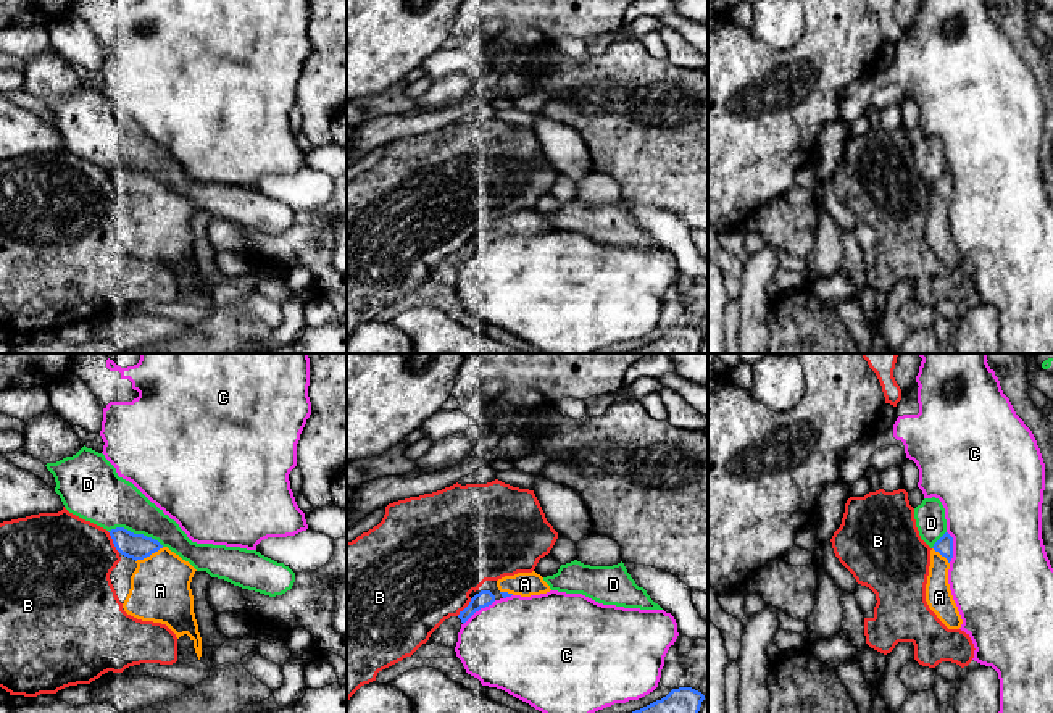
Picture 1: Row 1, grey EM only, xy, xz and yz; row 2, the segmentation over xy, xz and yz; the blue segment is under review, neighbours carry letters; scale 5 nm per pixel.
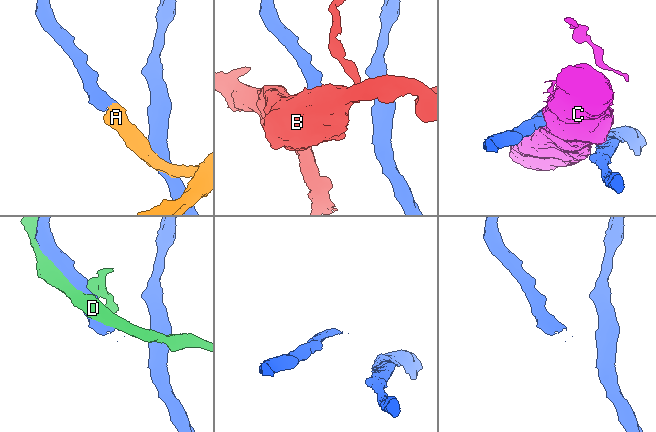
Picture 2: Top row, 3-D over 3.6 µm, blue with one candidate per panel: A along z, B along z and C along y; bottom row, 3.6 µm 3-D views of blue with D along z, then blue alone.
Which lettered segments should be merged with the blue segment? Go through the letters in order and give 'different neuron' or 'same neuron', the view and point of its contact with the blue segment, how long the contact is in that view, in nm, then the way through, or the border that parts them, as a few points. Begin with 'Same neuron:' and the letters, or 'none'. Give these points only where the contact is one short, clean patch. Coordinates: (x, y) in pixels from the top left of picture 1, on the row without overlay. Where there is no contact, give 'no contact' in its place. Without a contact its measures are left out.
Same neuron: A
A: same neuron; meets blue in xy at (149, 194); contact 160 nm long
B: different neuron; meets blue in xy at (113, 181); contact 130 nm long
C: different neuron; meets blue in xz at (479, 247); contact 200 nm long
D: different neuron; meets blue in xy at (136, 173); contact 300 nm long

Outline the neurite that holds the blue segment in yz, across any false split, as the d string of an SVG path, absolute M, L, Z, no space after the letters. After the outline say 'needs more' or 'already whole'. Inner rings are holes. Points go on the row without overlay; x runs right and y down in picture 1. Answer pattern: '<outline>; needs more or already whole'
M945 171L930 189L930 205L926 223L926 240L948 268L959 268L963 258L948 223L948 208L951 197L953 176L948 171Z; needs more

